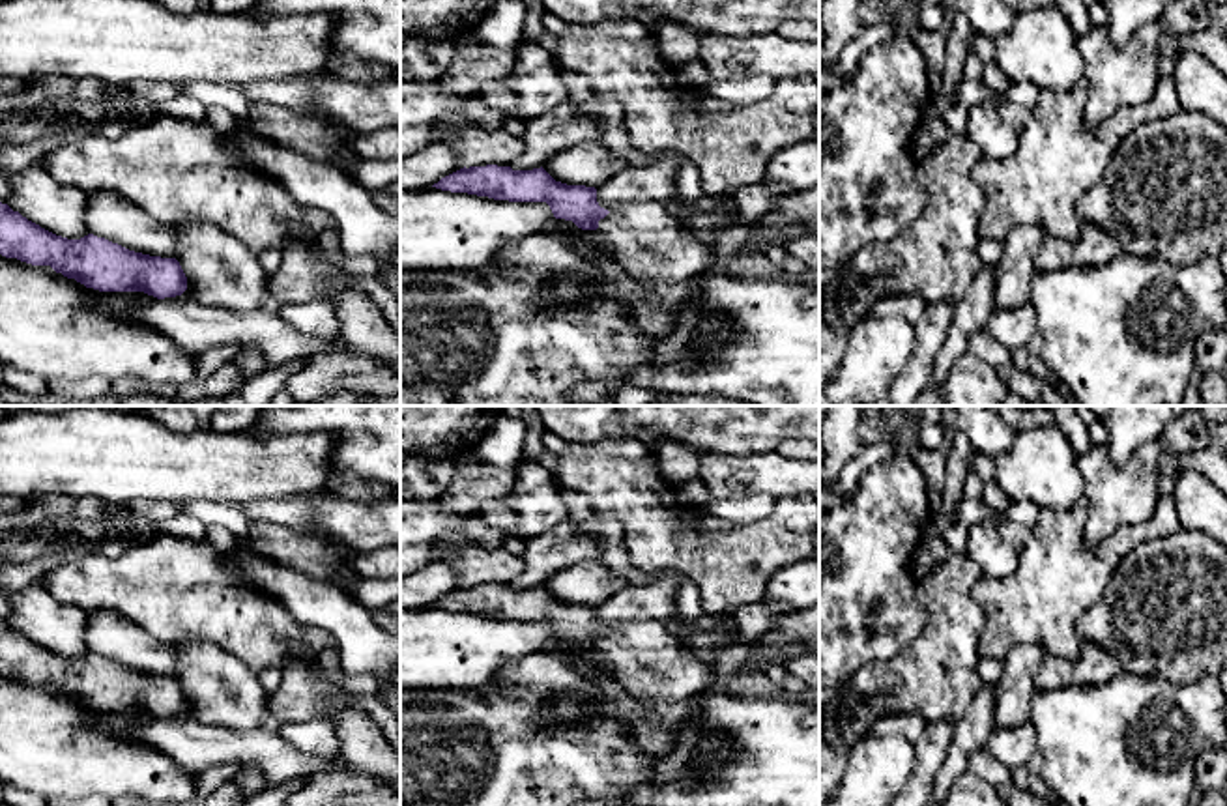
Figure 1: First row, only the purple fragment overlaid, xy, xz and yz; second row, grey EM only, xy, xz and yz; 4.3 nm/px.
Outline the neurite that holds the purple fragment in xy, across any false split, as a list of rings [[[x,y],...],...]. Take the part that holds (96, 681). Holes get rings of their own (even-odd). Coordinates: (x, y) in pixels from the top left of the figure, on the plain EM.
[[[2,621],[0,673],[32,684],[51,684],[99,711],[144,711],[165,718],[187,709],[187,696],[176,677],[135,671],[94,653],[67,658]]]

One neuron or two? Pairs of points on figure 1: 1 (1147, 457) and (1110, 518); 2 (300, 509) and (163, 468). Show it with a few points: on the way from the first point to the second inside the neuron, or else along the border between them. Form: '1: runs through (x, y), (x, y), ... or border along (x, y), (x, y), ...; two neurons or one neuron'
1: runs through (1141, 472), (1113, 503); one neuron
2: border along (303, 494), (255, 498), (244, 507); two neurons

